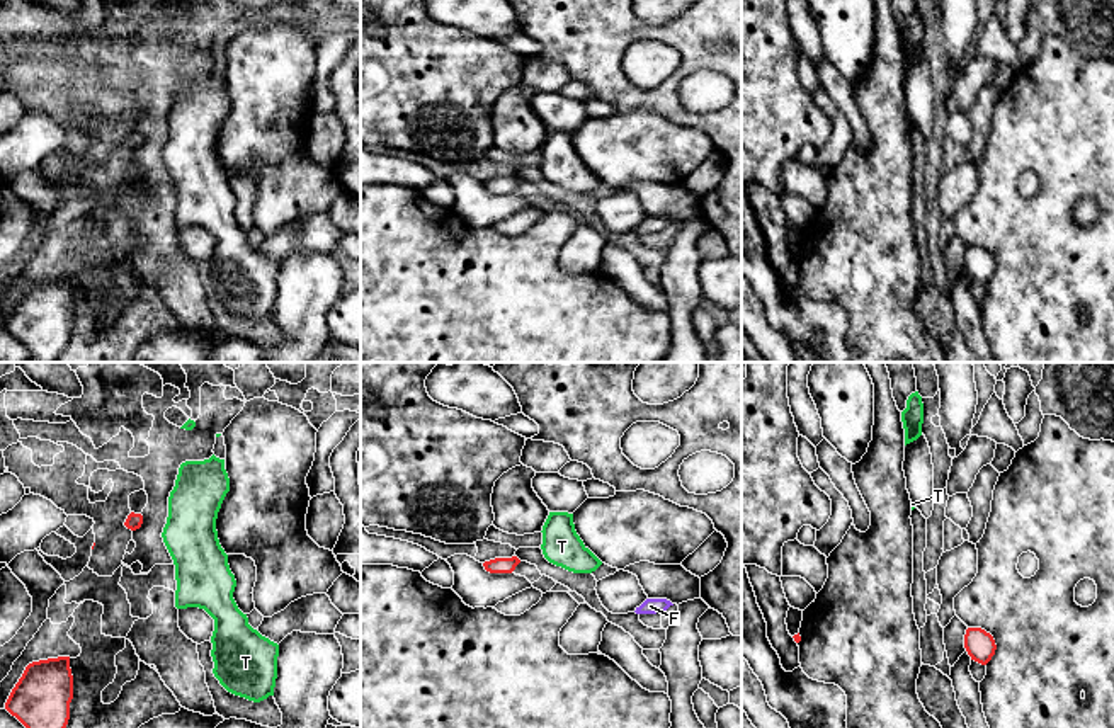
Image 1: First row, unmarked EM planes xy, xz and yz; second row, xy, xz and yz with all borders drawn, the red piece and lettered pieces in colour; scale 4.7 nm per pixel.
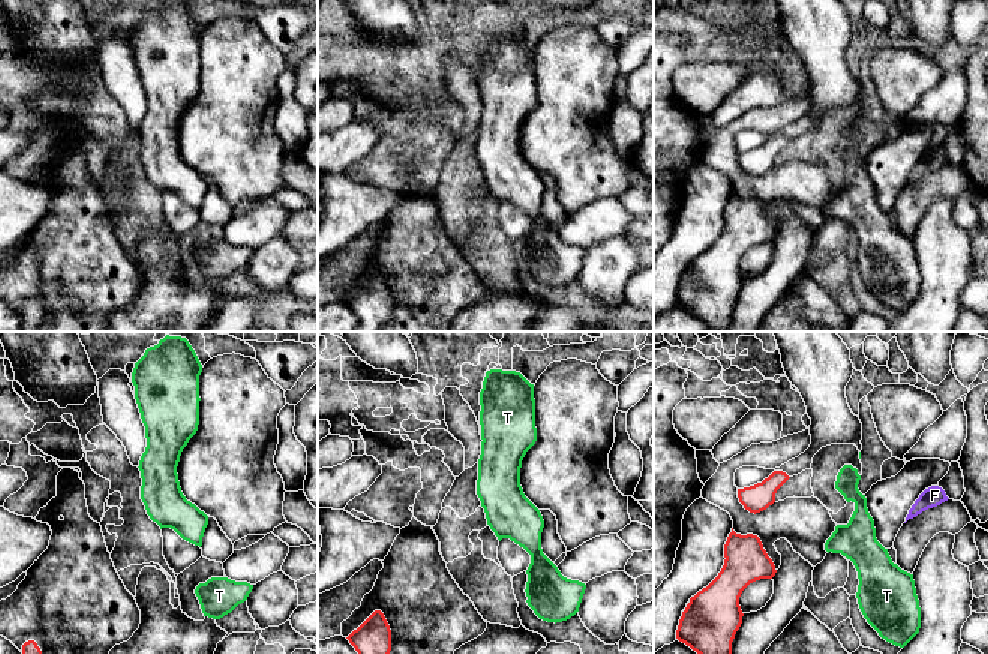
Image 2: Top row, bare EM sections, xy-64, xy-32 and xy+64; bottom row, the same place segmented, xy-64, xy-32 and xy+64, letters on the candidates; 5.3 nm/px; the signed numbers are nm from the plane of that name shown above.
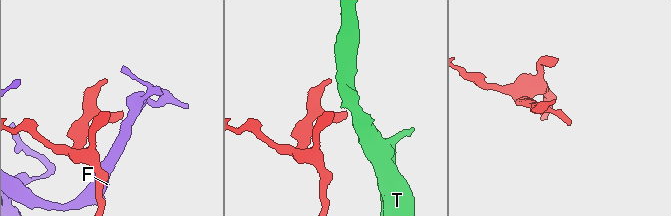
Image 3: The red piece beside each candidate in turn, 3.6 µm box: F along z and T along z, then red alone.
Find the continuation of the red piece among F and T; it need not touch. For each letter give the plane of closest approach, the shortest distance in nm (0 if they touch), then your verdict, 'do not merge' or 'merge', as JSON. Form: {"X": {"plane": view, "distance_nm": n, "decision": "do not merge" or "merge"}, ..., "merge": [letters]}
{"F": {"plane": "xz", "distance_nm": 600, "decision": "do not merge"}, "T": {"plane": "xy", "distance_nm": 110, "decision": "do not merge"}, "merge": []}

